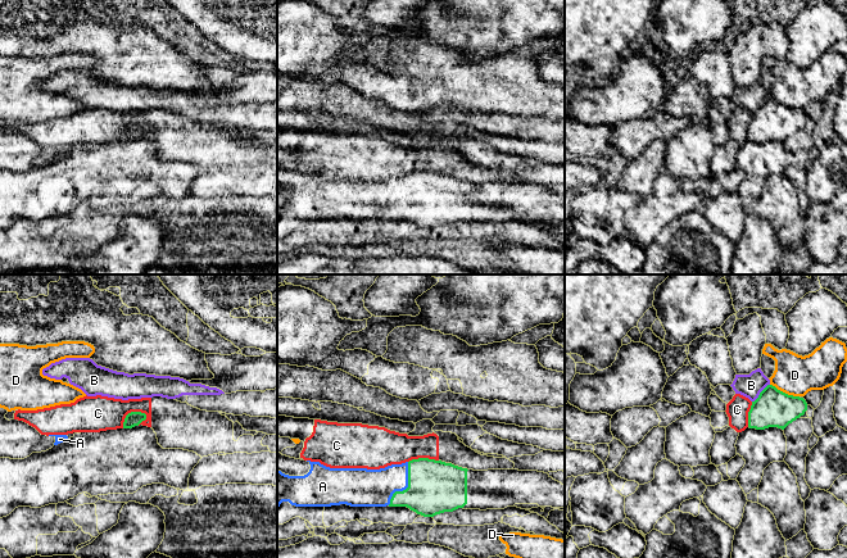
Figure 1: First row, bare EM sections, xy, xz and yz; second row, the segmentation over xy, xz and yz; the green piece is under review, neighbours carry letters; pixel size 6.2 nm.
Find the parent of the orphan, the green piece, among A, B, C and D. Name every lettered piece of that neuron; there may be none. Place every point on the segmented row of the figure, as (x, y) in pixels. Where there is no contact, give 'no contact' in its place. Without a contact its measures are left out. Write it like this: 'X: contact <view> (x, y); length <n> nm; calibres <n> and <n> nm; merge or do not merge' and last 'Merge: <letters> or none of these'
A: contact xz (408, 486); length 300 nm; calibres 340 and 240 nm; merge
B: contact yz (760, 393); length 160 nm; calibres 240 and 150 nm; do not merge
C: contact xy (131, 412); length 180 nm; calibres 90 and 220 nm; do not merge
D: contact yz (784, 393); length 200 nm; calibres 240 and 260 nm; do not merge
Merge: A

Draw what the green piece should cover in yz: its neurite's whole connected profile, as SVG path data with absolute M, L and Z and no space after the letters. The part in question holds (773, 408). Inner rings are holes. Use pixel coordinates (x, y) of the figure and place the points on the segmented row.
M767 385L752 402L748 412L748 427L765 430L778 427L784 430L807 410L803 398L788 395L773 385Z

